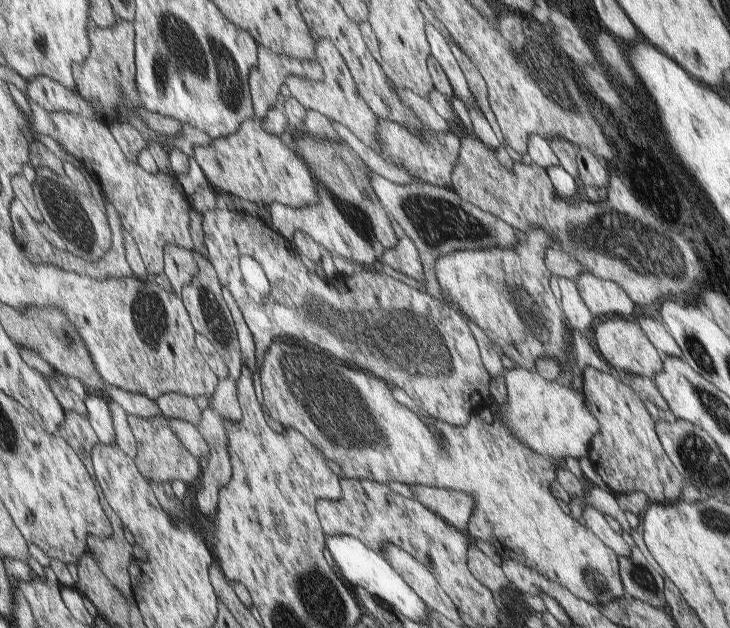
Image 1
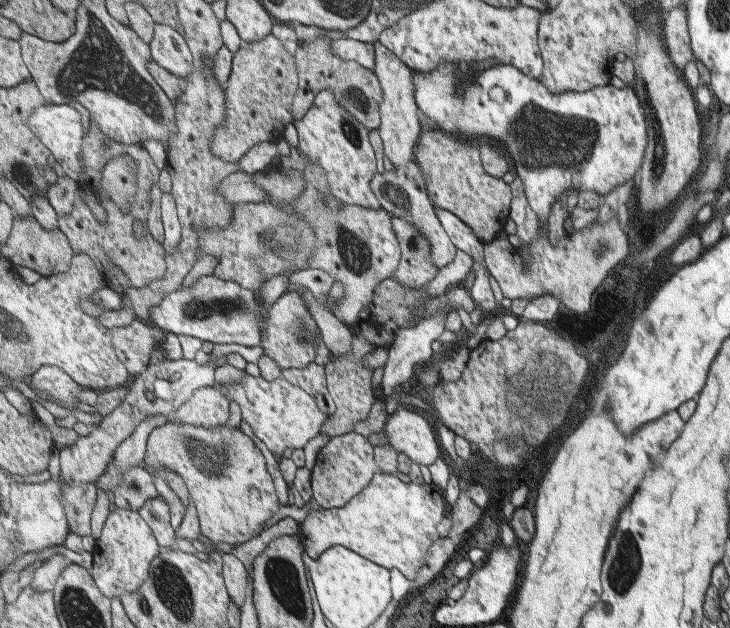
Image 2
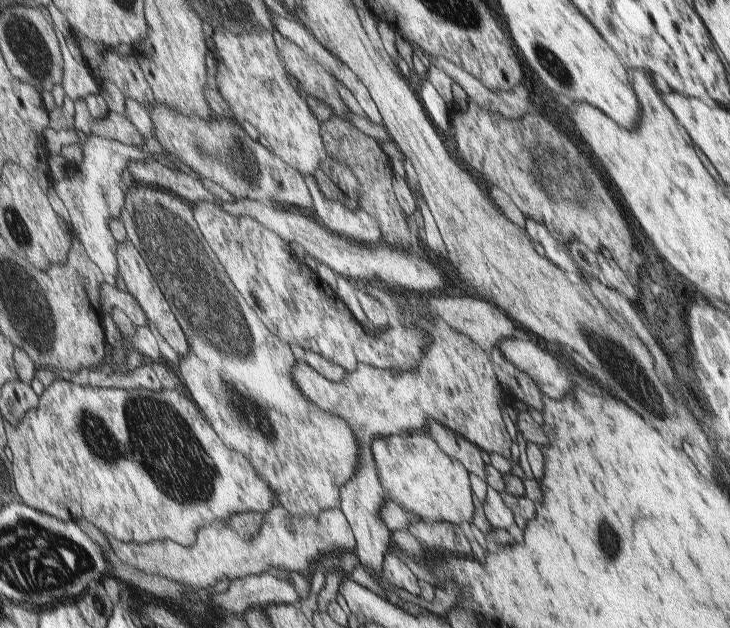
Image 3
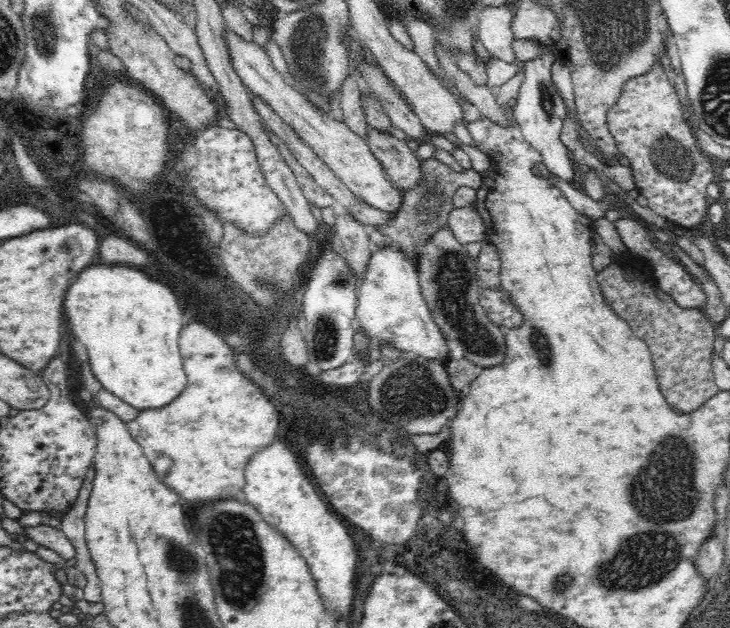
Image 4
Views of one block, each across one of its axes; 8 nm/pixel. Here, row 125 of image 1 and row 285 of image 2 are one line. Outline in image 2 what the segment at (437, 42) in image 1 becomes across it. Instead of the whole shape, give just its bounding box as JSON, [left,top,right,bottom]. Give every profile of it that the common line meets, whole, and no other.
[435,207,497,312]

